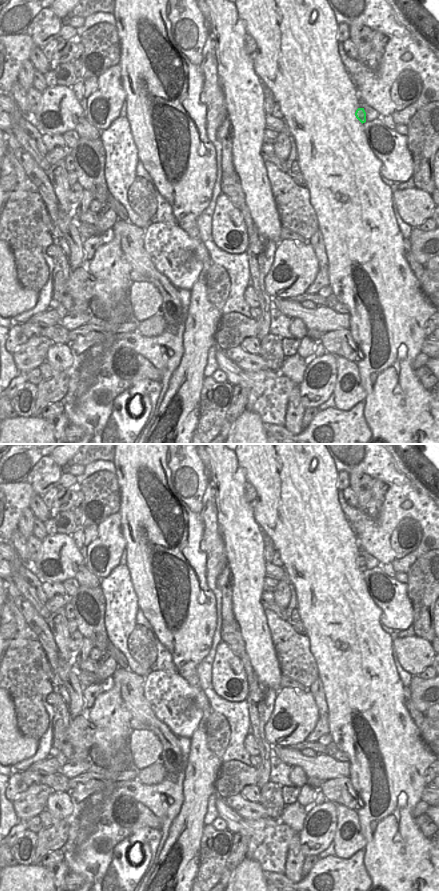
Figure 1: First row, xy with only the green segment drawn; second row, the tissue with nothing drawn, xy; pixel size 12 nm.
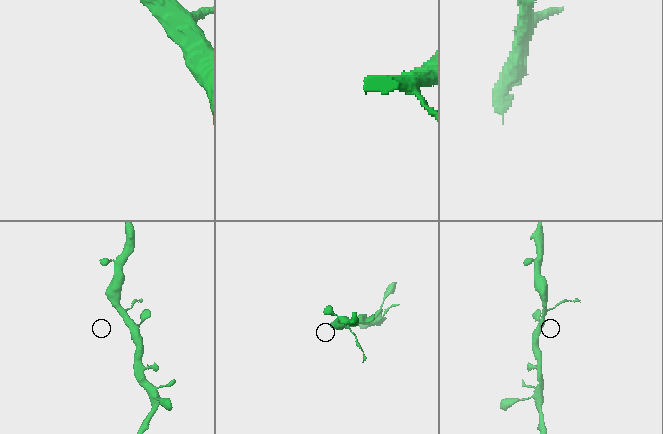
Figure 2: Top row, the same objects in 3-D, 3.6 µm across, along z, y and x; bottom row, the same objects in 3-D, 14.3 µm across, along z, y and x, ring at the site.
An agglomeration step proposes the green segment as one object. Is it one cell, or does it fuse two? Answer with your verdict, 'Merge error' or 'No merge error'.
Merge error

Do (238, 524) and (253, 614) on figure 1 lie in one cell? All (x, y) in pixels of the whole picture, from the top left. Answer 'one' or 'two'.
one

